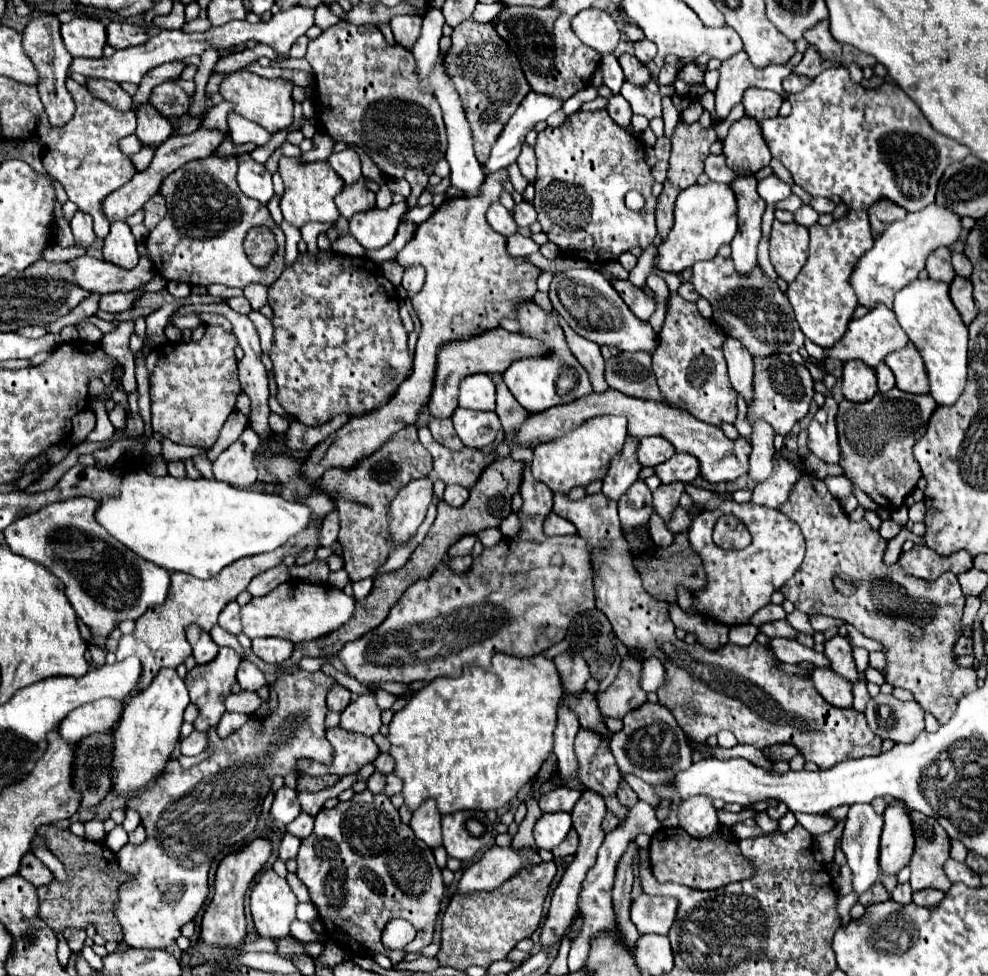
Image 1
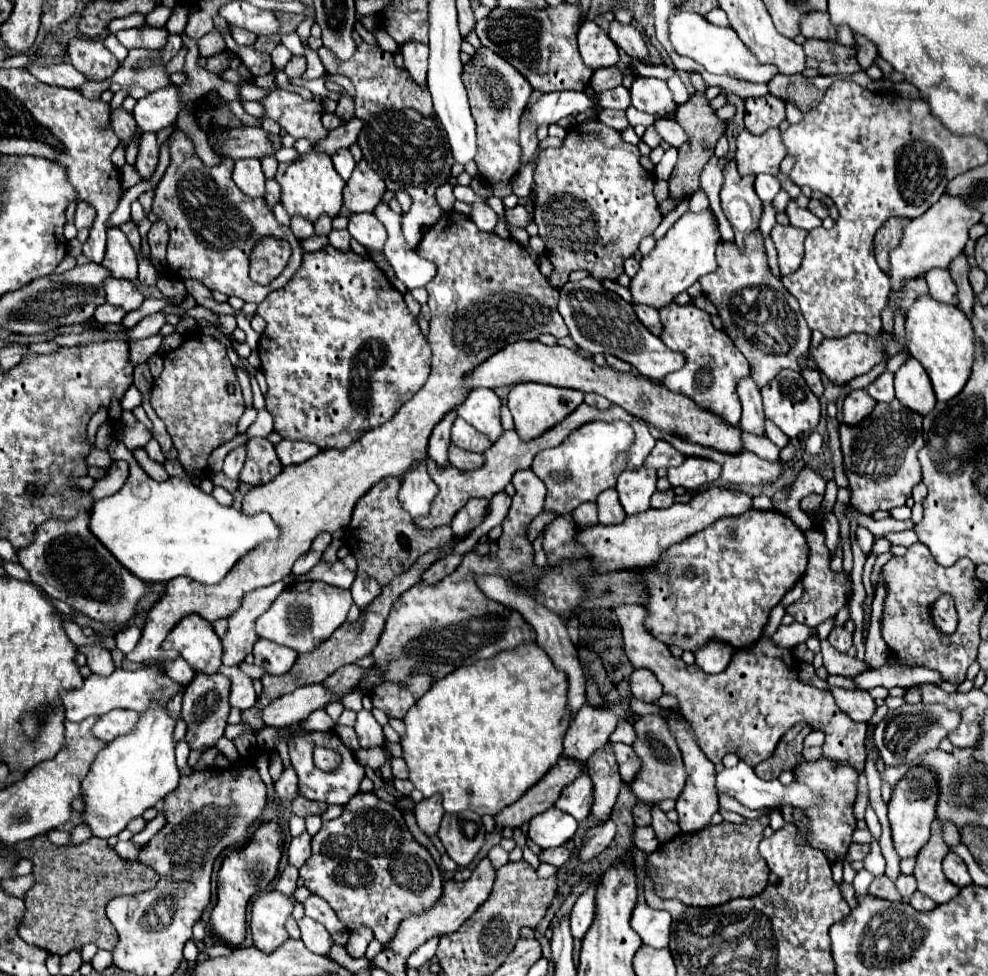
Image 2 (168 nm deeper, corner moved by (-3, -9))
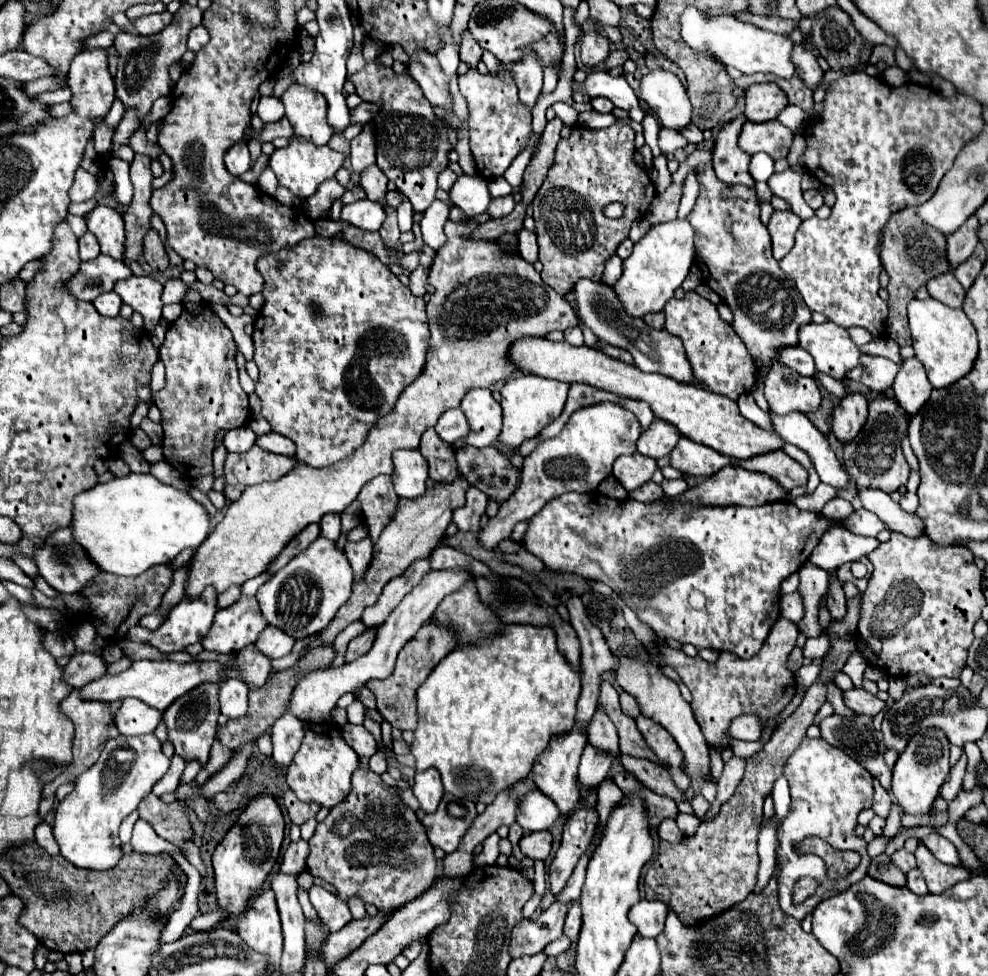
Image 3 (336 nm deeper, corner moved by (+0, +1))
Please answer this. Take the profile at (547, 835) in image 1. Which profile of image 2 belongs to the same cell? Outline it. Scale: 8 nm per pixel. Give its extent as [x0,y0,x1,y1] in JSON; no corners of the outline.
[528,808,578,848]

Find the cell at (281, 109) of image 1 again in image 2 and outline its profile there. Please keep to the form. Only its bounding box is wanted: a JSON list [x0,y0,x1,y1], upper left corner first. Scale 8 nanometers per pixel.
[262,90,328,144]

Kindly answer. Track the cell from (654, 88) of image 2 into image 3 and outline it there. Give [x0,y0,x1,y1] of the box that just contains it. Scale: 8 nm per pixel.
[637,68,691,130]

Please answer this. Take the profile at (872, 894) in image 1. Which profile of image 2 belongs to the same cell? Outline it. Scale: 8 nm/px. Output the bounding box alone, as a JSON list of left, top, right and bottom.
[868,876,900,902]

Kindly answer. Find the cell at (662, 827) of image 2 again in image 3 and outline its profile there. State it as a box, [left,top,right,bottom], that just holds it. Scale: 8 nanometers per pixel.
[657,818,683,842]

